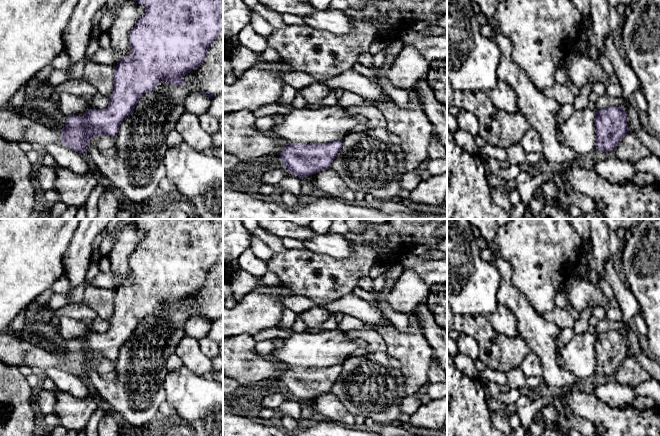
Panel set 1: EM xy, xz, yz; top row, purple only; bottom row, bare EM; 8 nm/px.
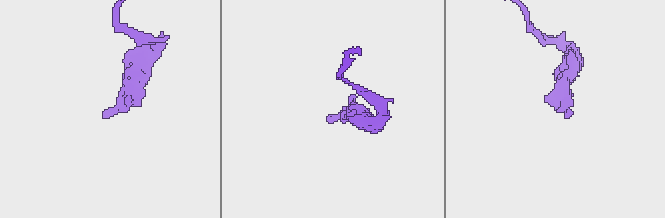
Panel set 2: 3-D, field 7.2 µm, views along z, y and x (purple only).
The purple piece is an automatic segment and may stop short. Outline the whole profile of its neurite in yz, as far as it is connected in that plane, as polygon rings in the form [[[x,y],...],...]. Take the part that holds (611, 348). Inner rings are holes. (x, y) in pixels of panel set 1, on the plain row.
[[[622,331],[596,334],[596,374],[611,376],[629,355],[627,338]]]

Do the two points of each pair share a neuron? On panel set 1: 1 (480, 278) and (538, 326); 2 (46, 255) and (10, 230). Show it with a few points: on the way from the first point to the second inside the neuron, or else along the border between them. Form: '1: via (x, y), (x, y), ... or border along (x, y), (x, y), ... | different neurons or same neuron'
1: border along (497, 268), (499, 273), (497, 301), (499, 303) | different neurons
2: via (37, 255), (19, 239) | same neuron

